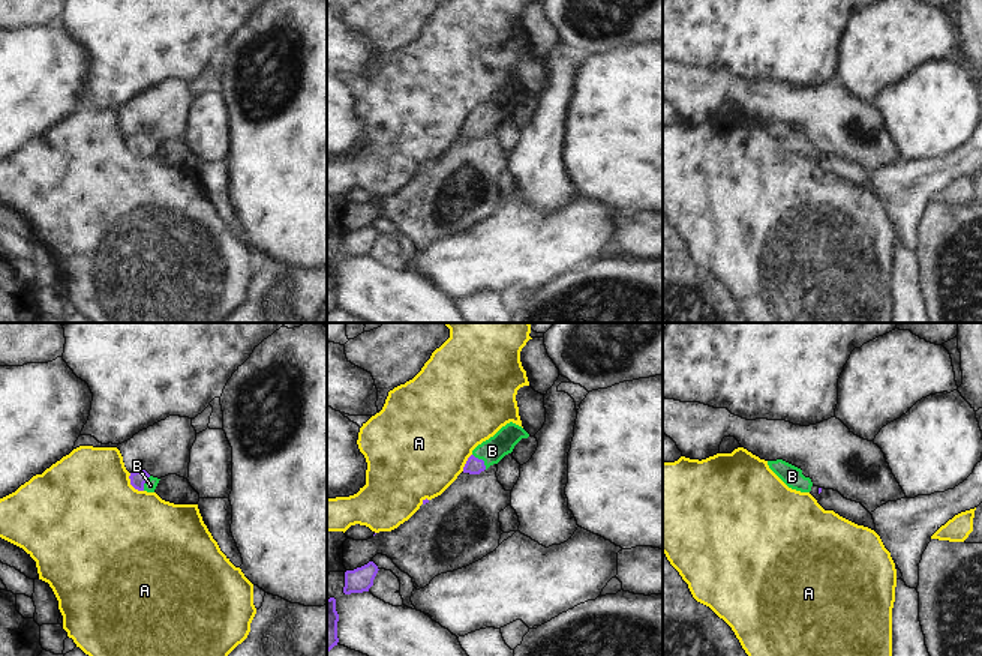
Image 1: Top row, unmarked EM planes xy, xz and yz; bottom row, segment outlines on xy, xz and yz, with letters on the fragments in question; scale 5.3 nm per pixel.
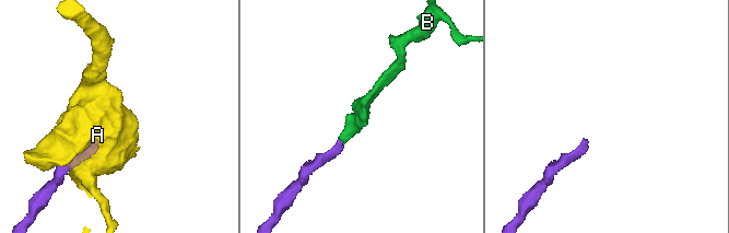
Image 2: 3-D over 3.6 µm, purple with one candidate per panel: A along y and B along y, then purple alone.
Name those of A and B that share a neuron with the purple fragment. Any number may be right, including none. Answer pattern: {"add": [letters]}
{"add": ["B"]}

